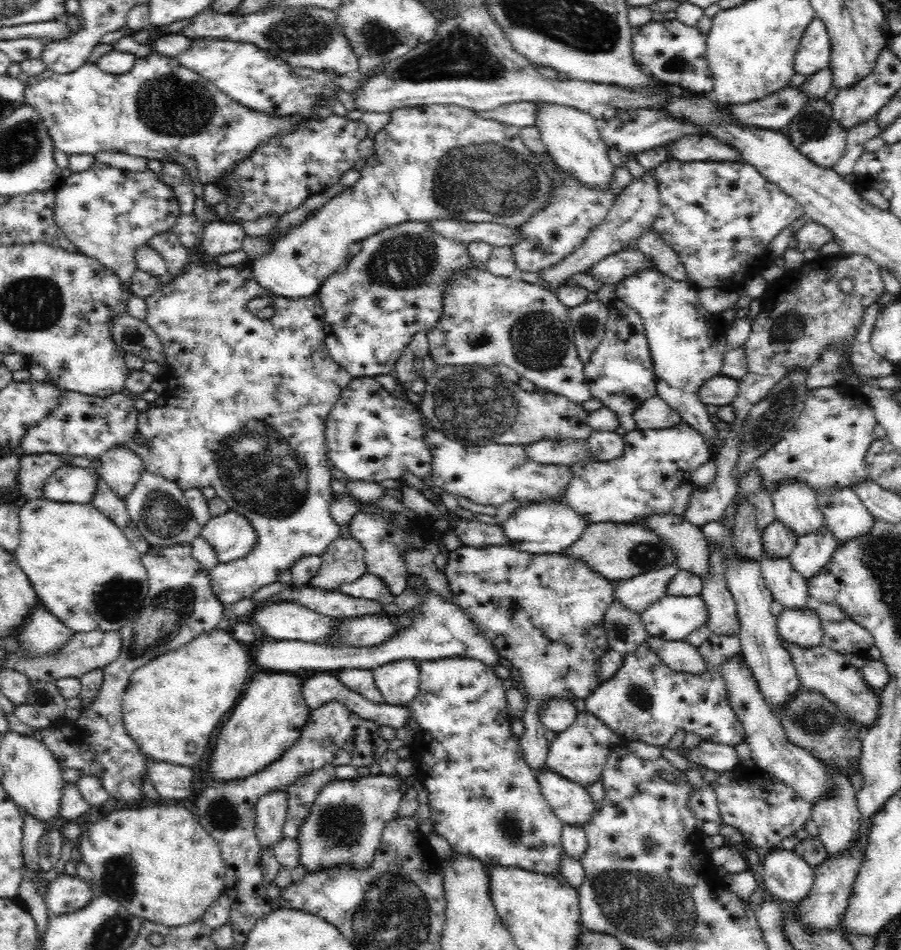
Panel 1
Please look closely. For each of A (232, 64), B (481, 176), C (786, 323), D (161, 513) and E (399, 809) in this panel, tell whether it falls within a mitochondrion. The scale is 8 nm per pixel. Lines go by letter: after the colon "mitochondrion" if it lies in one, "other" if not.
A: other
B: mitochondrion
C: mitochondrion
D: mitochondrion
E: other

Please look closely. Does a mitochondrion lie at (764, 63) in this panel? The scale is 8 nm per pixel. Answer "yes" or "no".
no

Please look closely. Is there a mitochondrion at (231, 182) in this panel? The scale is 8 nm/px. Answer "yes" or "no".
no

